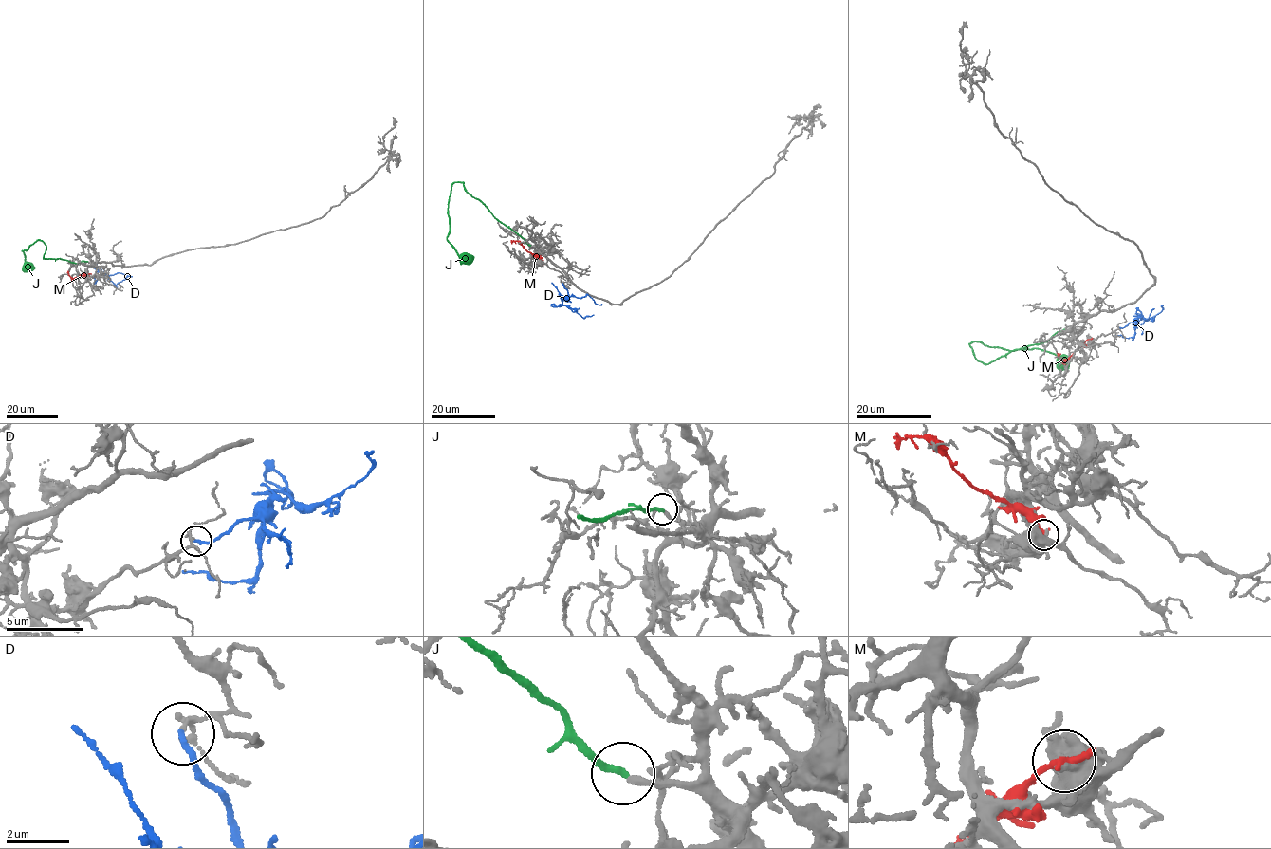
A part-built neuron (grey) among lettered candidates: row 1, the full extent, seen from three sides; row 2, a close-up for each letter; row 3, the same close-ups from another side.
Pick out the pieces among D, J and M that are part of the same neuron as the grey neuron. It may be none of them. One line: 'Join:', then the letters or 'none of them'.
Join: J

